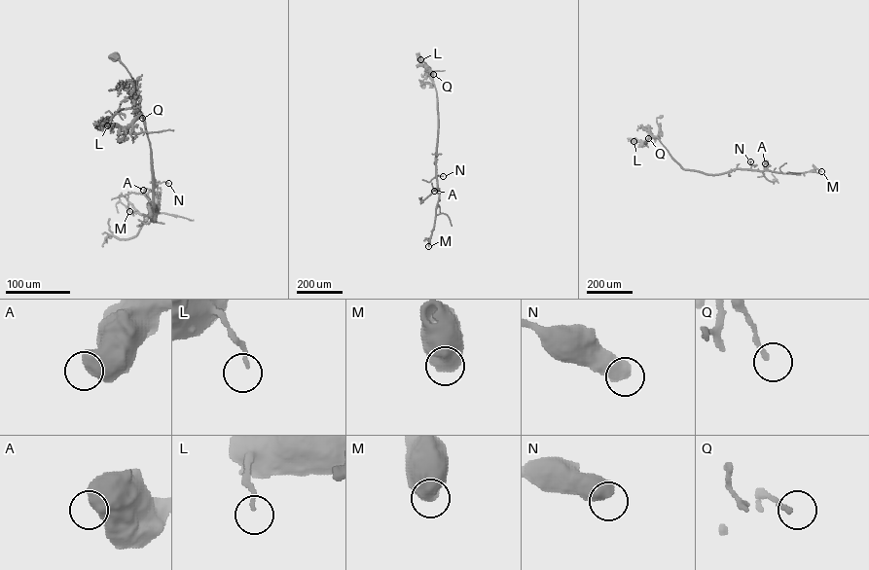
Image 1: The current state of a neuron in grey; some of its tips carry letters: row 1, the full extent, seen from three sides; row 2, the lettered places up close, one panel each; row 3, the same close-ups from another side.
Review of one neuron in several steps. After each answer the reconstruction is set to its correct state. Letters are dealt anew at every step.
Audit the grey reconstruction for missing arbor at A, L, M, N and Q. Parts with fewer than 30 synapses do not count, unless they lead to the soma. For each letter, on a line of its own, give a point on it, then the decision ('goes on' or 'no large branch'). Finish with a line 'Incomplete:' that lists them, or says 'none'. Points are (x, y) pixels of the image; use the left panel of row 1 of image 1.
A: at (143, 190); no large branch
L: at (107, 125); no large branch
M: at (129, 211); no large branch
N: at (168, 183); no large branch
Q: at (142, 118); no large branch
Incomplete: none

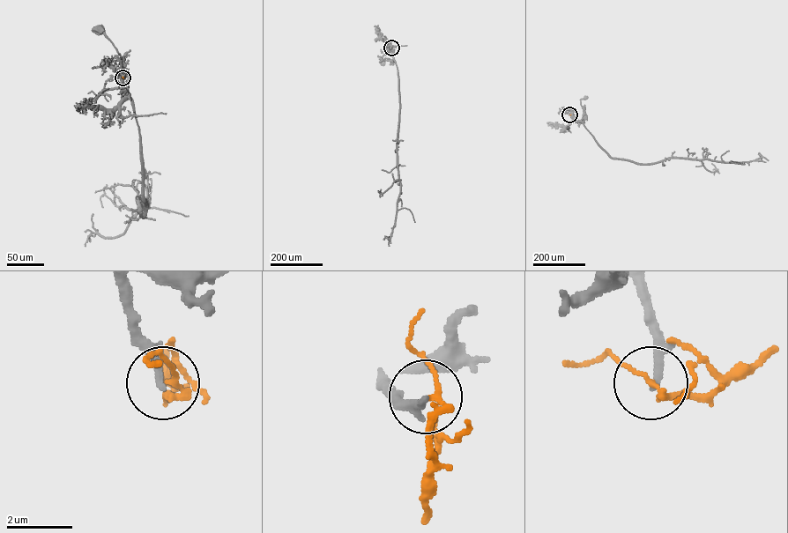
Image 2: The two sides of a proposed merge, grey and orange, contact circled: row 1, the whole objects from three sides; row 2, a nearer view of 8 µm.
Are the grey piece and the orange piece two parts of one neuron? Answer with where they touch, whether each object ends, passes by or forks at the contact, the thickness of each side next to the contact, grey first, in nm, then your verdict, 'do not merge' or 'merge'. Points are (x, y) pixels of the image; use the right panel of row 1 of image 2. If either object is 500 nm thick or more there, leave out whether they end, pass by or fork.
at (569, 114); grey ends there; orange passes by; 220 nm thick on the grey side, 130 nm on the other; do not merge

